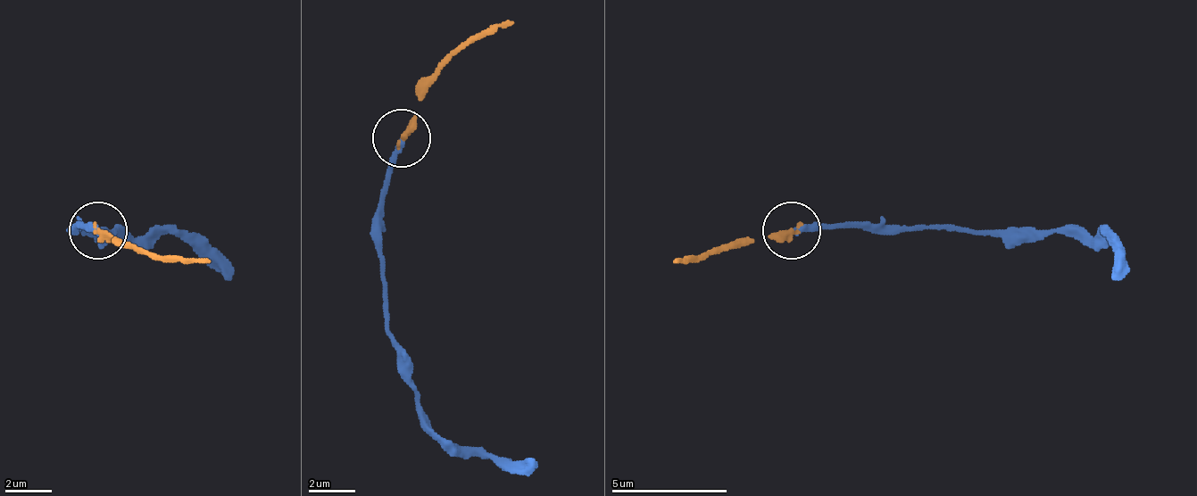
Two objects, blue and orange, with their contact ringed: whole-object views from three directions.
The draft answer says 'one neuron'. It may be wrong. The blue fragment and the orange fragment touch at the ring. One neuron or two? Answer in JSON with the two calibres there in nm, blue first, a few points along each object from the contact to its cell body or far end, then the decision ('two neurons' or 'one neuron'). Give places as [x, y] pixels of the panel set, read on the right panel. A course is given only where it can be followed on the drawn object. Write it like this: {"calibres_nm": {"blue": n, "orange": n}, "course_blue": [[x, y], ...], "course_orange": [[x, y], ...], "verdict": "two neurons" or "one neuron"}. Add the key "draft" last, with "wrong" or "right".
{"calibres_nm": {"blue": 260, "orange": 300}, "course_blue": [[793, 232], [844, 226], [932, 226], [989, 232], [1065, 232], [1093, 237], [1099, 232], [1117, 255], [1110, 278]], "course_orange": [[793, 232], [741, 237], [706, 255], [677, 260]], "verdict": "one neuron", "draft": "right"}

